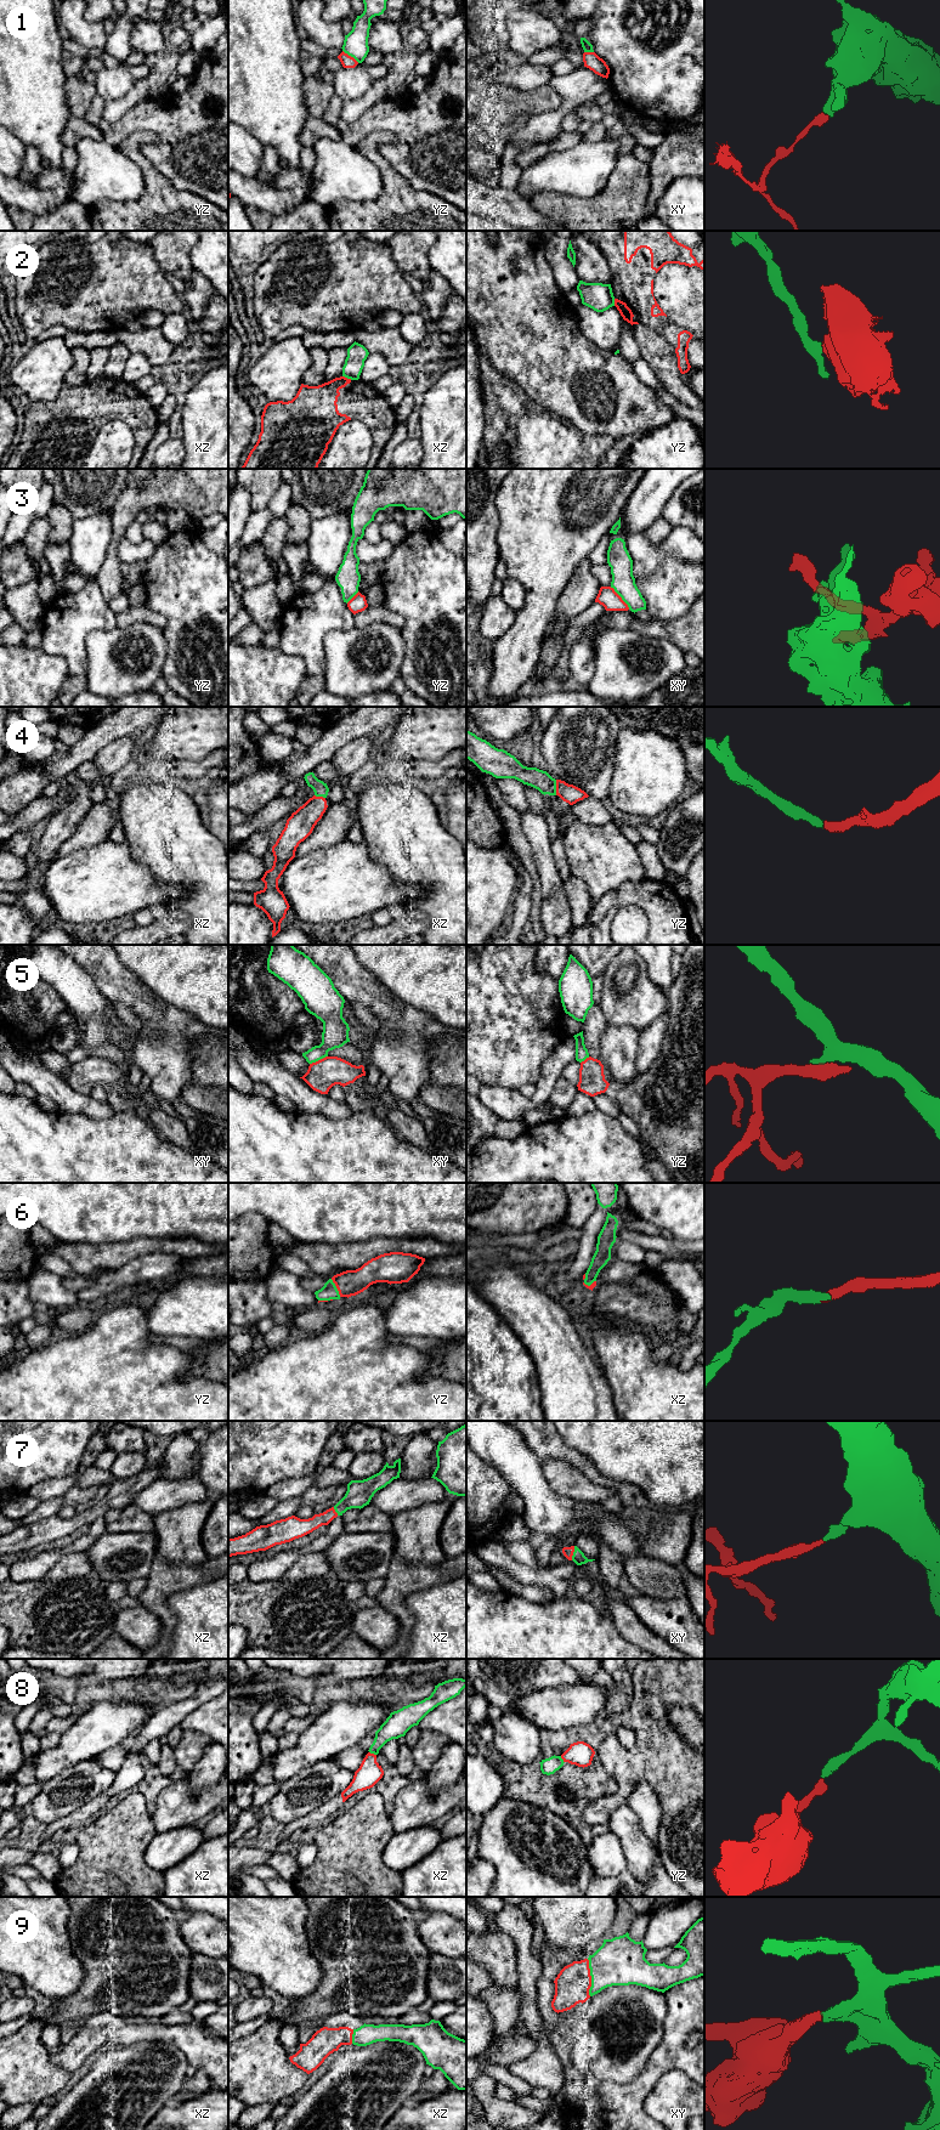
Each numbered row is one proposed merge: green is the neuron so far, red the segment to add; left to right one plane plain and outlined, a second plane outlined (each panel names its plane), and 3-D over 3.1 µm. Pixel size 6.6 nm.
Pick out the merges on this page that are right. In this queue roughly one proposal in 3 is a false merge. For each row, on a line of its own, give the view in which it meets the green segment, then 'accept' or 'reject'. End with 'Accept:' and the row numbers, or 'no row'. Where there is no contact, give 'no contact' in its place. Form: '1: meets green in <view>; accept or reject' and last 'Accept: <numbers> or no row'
1: meets green in yz; reject
2: meets green in xz; reject
3: meets green in xy; reject
4: meets green in yz; accept
5: meets green in xy; reject
6: meets green in yz; accept
7: meets green in xy; accept
8: meets green in xz; accept
9: meets green in xy; accept
Accept: 4, 6, 7, 8, 9

